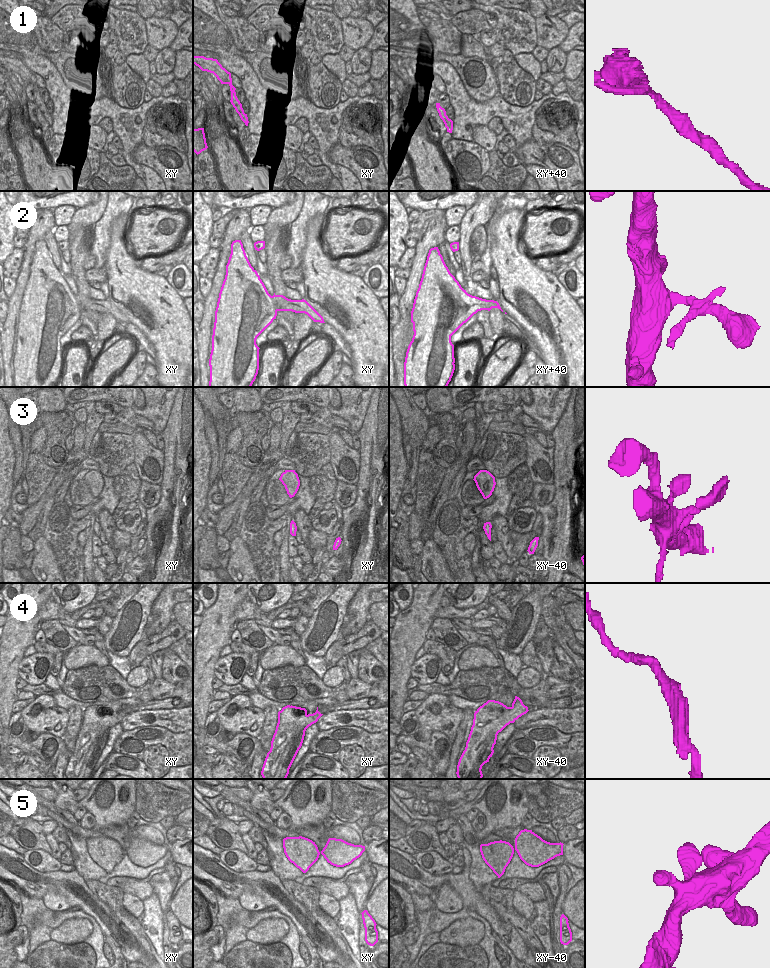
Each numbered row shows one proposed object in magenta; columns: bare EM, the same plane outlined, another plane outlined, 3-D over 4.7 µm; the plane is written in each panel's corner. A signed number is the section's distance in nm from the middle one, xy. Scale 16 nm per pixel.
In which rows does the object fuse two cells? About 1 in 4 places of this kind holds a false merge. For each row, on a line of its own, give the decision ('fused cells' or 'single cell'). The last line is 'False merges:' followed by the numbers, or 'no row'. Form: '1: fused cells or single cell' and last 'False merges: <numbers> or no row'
1: single cell
2: single cell
3: single cell
4: fused cells
5: single cell
False merges: 4

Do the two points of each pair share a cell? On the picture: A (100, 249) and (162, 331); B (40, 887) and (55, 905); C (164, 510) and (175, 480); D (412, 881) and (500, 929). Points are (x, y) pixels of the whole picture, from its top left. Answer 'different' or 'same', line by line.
A: different
B: different
C: same
D: same

